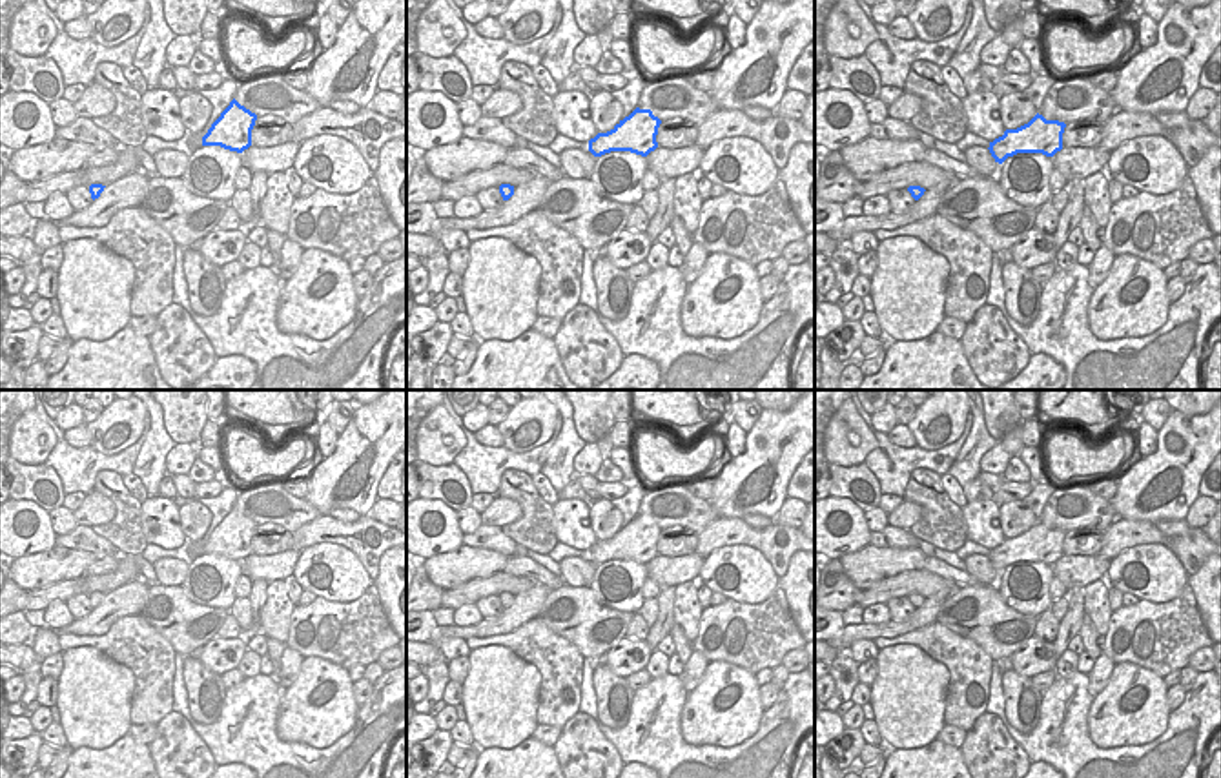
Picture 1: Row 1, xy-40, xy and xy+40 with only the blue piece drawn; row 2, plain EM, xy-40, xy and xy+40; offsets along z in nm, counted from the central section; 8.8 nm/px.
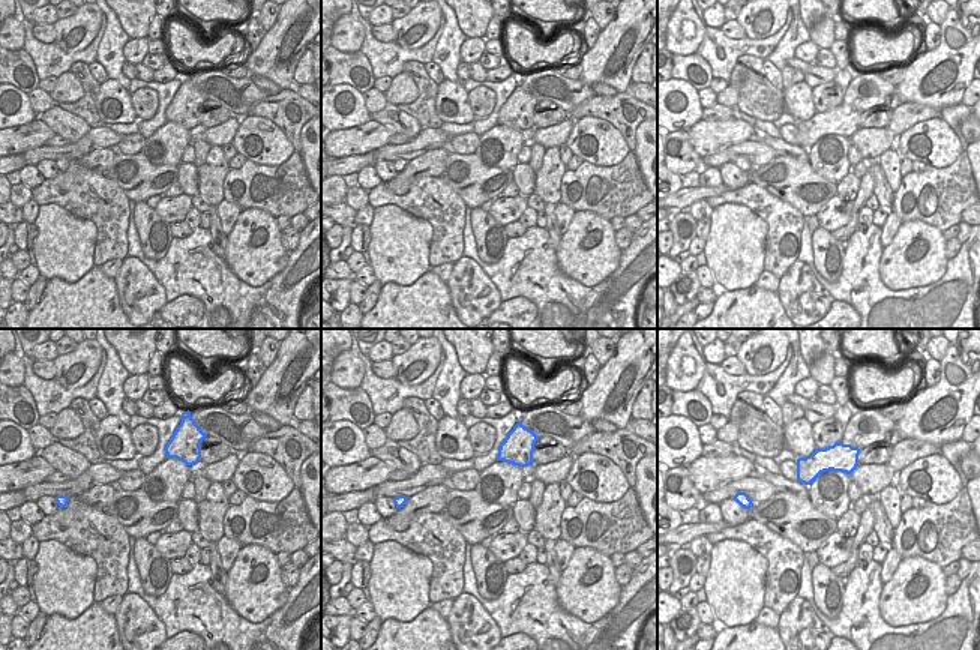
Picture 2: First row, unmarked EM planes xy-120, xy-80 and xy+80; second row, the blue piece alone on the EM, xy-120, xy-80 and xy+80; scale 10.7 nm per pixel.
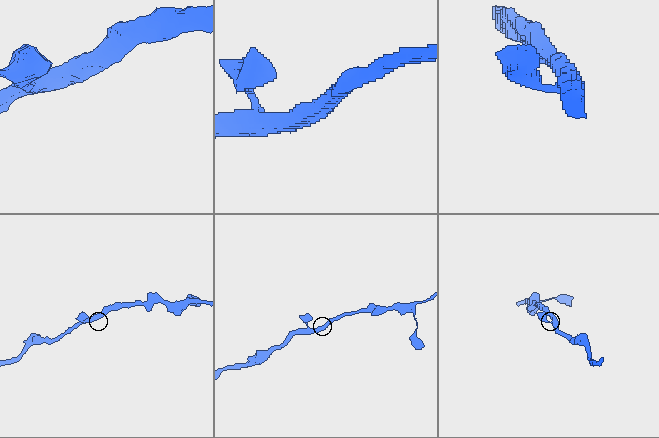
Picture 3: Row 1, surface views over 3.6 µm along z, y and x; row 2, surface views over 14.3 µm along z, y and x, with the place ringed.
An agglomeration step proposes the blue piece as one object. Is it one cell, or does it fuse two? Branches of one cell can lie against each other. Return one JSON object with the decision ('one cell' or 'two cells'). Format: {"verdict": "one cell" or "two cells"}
{"verdict": "one cell"}

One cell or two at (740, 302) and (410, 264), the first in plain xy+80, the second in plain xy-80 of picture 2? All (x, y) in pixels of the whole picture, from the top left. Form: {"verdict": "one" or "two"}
{"verdict": "two"}

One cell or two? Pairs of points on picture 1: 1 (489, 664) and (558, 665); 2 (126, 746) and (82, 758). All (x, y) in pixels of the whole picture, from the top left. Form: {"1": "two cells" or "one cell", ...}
{"1": "two cells", "2": "one cell"}

